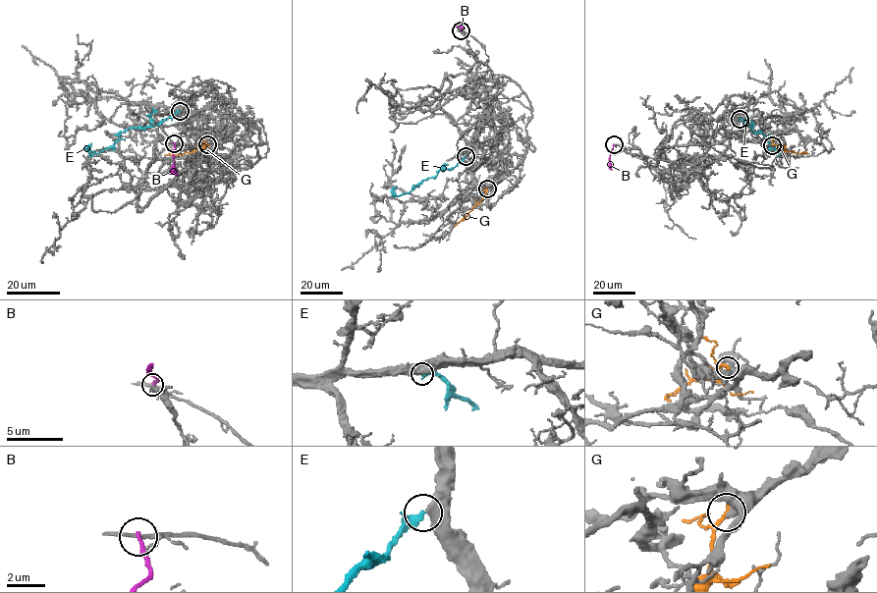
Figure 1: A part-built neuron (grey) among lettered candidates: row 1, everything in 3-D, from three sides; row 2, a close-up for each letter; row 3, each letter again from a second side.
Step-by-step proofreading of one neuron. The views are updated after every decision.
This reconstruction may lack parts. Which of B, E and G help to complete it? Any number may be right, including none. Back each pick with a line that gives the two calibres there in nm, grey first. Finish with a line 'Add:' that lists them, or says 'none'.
E: 550 nm thick on the grey side, 280 nm on the other
Add: E

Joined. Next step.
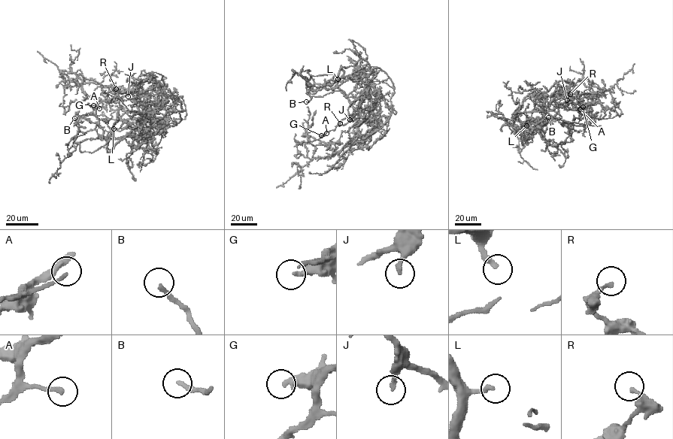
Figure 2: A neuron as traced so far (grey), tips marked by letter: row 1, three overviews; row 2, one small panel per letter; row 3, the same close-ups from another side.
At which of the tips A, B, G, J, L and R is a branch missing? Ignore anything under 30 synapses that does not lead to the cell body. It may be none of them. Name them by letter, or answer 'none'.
B, L

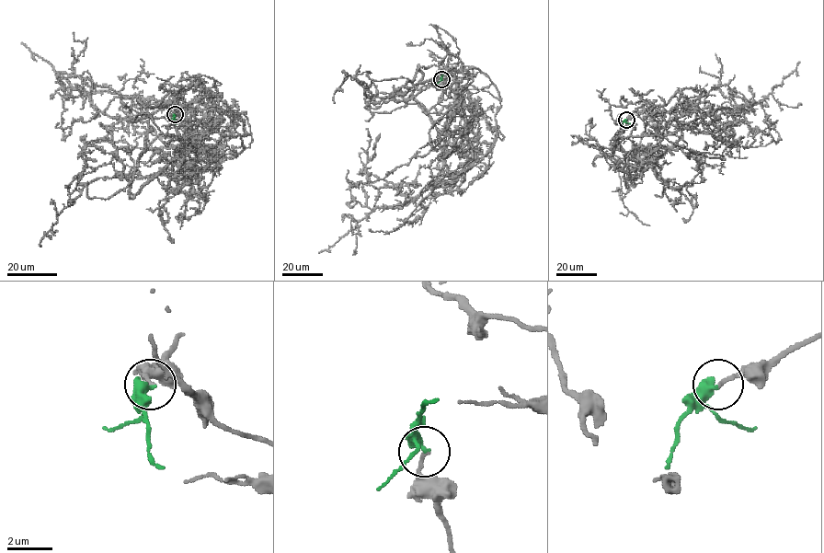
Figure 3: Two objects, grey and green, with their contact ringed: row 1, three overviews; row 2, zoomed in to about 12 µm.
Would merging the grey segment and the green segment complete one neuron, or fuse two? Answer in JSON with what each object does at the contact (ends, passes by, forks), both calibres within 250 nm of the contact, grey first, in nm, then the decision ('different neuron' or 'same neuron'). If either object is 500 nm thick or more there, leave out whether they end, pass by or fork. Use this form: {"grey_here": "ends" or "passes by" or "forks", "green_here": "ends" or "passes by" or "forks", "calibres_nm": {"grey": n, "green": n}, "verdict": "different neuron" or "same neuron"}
{"grey_here": "ends", "green_here": "ends", "calibres_nm": {"grey": 180, "green": 400}, "verdict": "same neuron"}

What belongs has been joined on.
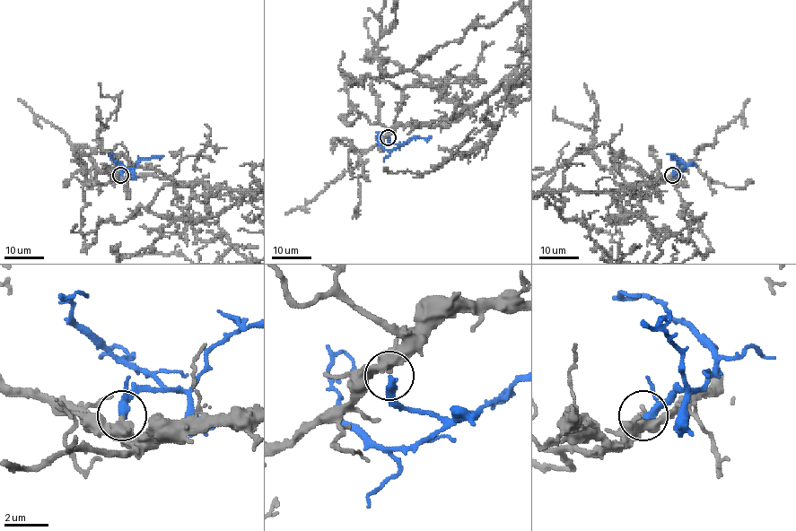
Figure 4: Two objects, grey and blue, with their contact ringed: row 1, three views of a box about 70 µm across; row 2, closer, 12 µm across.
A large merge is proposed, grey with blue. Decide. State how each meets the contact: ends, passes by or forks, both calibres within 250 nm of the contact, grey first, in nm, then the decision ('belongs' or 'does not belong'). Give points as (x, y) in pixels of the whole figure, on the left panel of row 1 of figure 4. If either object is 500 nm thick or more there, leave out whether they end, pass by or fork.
grey passes by | blue passes by | 320/240 nm | belongs

